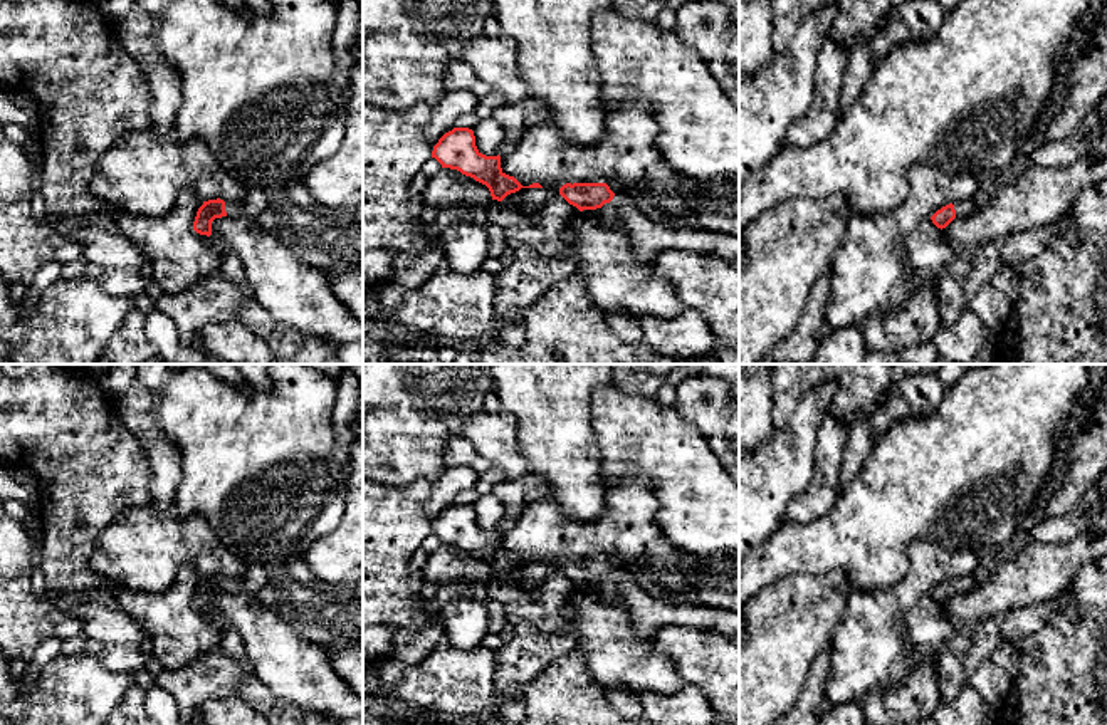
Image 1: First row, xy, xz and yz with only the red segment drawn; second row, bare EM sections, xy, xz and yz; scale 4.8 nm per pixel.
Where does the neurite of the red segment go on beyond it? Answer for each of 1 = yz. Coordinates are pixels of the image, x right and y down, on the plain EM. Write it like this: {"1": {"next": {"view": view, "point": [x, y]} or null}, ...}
{"1": {"next": null}}

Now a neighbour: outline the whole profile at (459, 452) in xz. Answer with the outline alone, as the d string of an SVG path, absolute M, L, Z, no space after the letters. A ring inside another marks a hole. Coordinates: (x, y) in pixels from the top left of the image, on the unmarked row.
M460 435L447 440L443 458L447 468L470 468L479 477L482 477L492 467L492 462L477 453L472 441Z

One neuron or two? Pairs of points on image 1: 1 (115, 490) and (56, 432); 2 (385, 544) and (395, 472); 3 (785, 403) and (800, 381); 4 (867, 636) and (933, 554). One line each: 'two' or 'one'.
1: one
2: two
3: one
4: one

